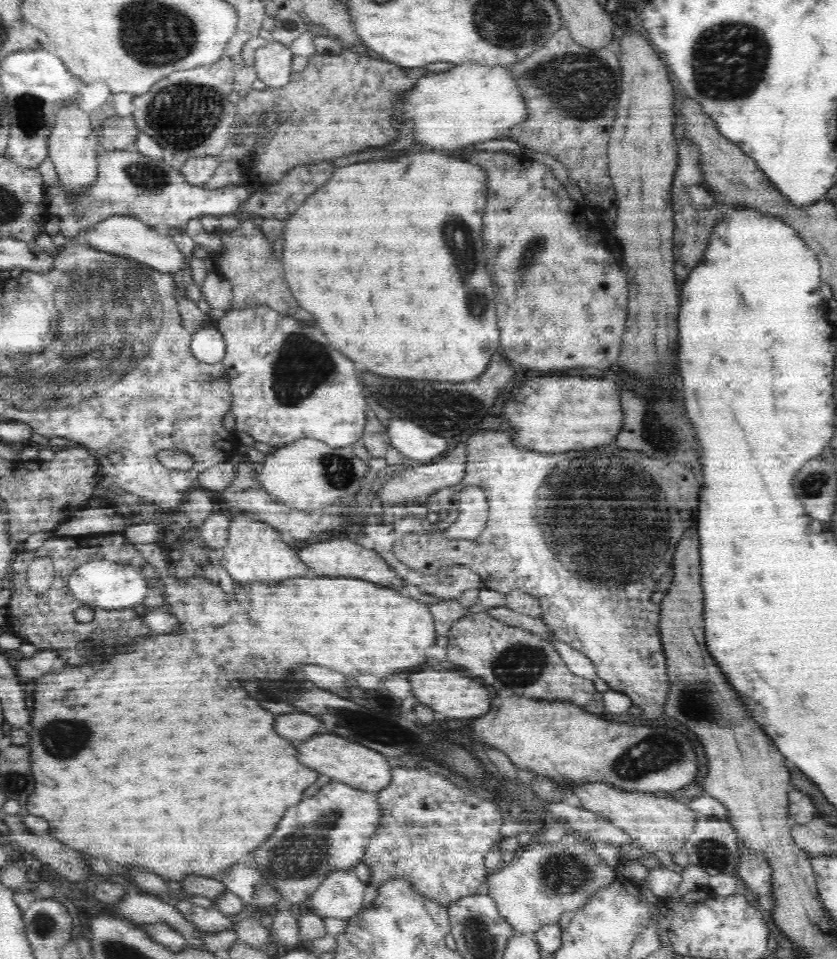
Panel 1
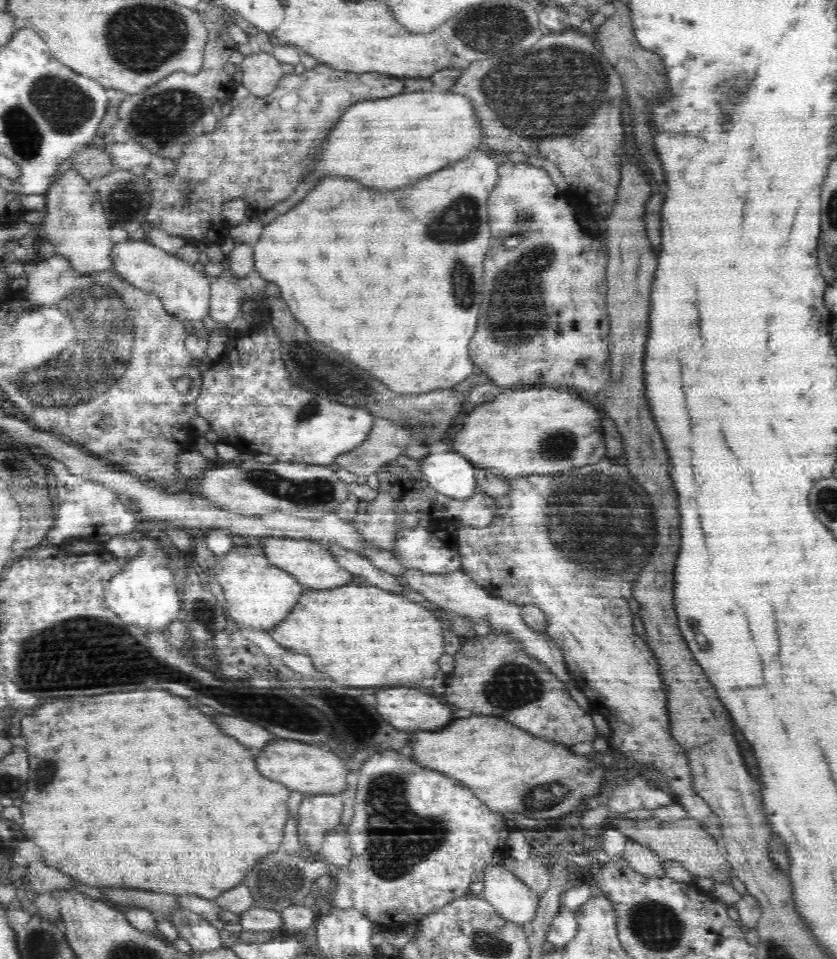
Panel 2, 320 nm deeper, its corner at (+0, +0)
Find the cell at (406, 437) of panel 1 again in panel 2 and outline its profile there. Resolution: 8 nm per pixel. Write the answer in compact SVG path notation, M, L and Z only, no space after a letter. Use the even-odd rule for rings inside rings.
M457 451L430 453L420 462L420 470L423 479L442 497L468 501L477 494L475 467Z

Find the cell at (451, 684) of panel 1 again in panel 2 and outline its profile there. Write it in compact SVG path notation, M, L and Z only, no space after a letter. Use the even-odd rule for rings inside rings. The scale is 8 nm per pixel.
M388 688L374 694L376 708L396 730L434 731L452 720L452 710L434 696L412 688Z

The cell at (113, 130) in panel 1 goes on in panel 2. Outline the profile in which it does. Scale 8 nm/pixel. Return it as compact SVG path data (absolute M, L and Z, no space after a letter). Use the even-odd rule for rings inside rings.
M86 146L86 150L82 150L82 148L78 150L78 154L72 153L64 165L74 167L89 180L101 179L115 168L107 149L105 151L96 148L90 150L88 146Z

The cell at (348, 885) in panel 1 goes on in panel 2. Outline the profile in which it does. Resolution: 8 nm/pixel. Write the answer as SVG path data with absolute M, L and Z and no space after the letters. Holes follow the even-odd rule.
M342 822L322 841L320 858L328 863L332 873L340 867L346 866L353 857L350 841L348 841L348 825Z

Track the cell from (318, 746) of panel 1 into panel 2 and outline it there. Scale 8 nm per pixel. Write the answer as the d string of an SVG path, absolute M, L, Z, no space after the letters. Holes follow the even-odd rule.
M277 739L270 741L270 746L264 746L258 754L258 766L262 766L260 773L266 777L284 783L294 792L301 792L305 796L312 794L336 794L342 792L346 782L348 770L344 768L342 760L332 752L316 748L316 744L300 742L298 740Z

